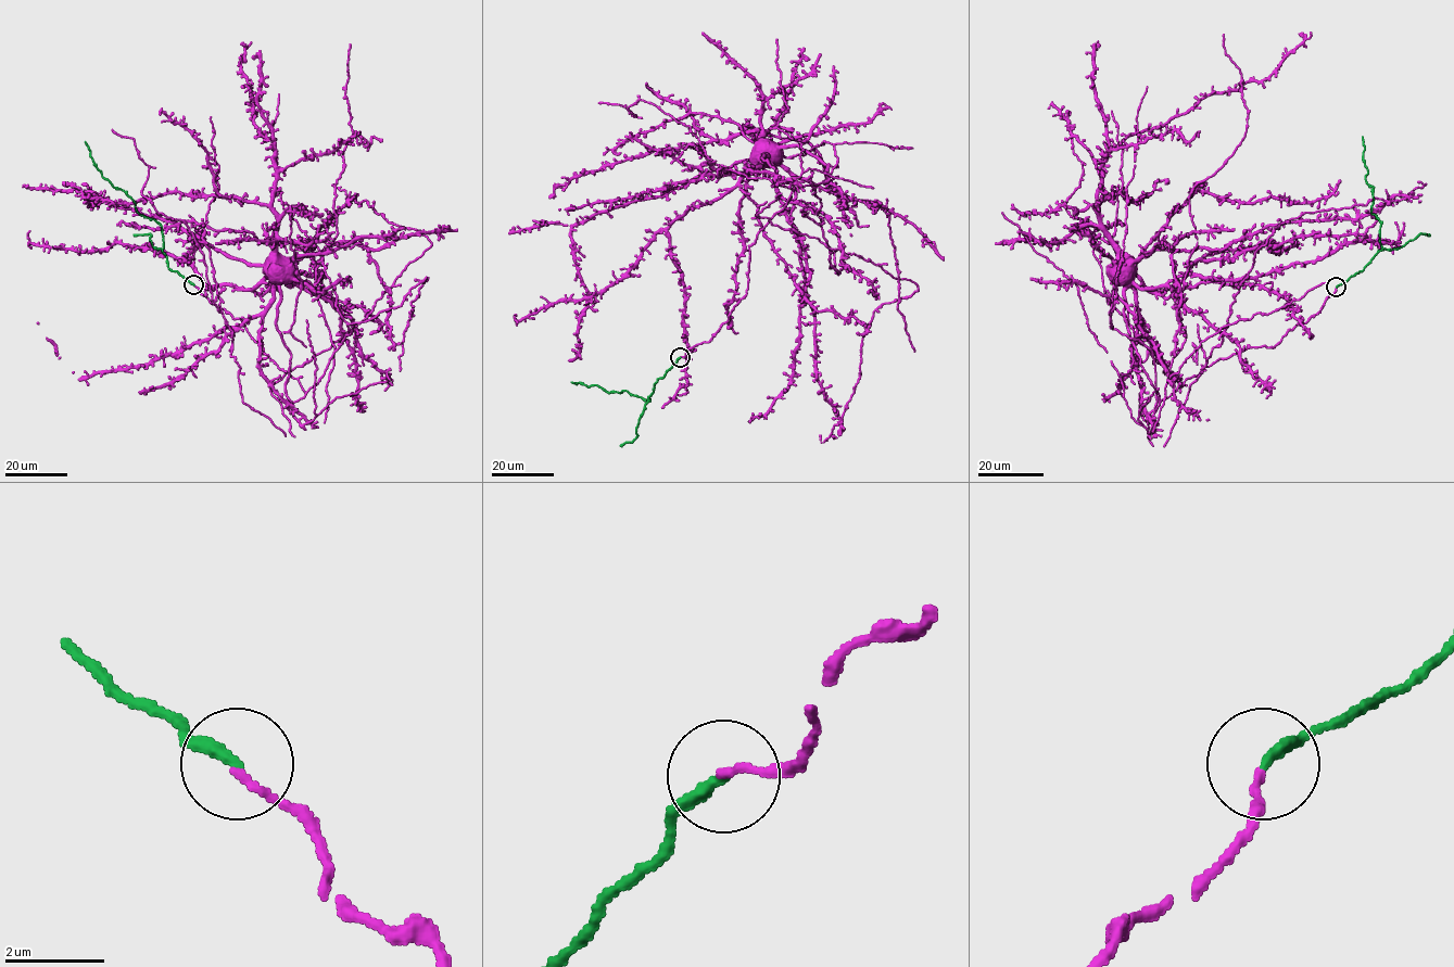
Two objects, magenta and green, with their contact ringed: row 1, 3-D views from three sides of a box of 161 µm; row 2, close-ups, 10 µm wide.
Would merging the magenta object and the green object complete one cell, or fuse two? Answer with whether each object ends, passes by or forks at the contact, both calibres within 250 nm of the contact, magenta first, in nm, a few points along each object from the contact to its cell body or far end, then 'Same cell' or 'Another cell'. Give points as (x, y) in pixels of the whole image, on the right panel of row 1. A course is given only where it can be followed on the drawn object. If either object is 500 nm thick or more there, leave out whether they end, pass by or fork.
At the ring magenta ends. At the ring green ends. Thickness 160 nm (magenta) against 240 nm. Course of magenta: (1337, 287), (1320, 313), (1273, 347), (1248, 347), (1203, 366), (1155, 409), (1155, 389), (1127, 329), (1120, 274). Course of green: (1337, 287), (1363, 270), (1381, 249), (1381, 223), (1372, 213), (1373, 187), (1366, 182), (1363, 137). Same cell

